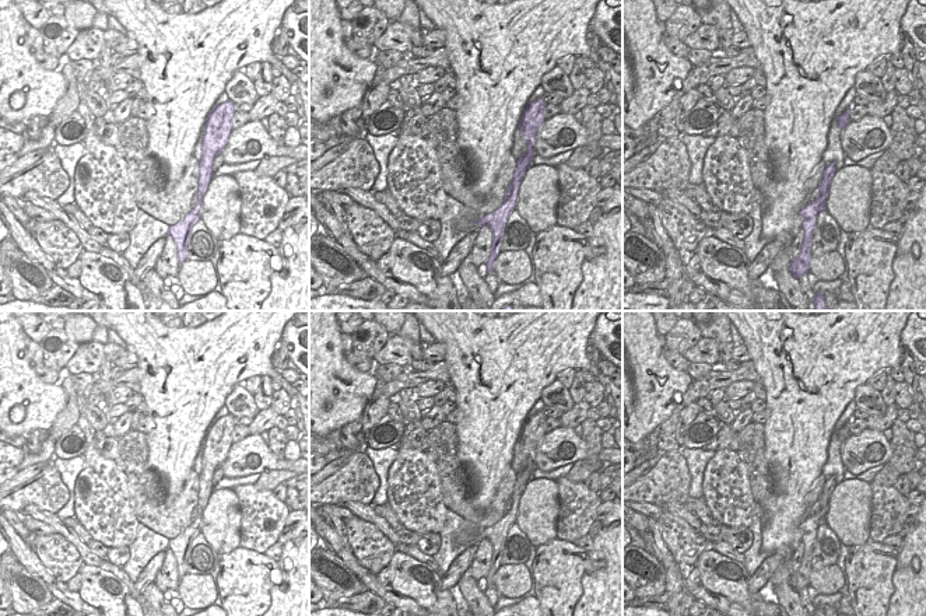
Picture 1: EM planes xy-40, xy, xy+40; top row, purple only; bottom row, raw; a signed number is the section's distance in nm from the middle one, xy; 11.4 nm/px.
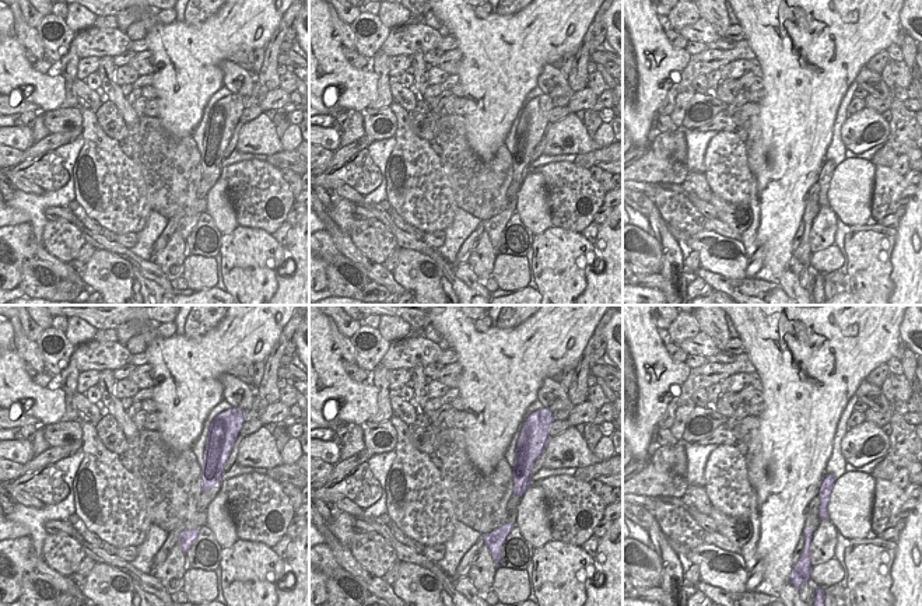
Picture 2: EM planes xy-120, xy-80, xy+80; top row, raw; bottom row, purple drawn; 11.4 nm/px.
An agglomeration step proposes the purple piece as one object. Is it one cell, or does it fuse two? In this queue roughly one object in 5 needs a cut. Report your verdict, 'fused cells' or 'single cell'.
fused cells

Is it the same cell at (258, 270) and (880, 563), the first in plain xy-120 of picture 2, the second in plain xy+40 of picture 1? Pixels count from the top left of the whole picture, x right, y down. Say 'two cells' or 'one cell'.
one cell

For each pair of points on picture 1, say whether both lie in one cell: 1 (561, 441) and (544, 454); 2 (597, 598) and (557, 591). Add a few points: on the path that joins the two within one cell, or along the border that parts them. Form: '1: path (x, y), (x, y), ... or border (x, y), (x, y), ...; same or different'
1: path (557, 445), (549, 454); same
2: border (589, 563), (577, 601); different

